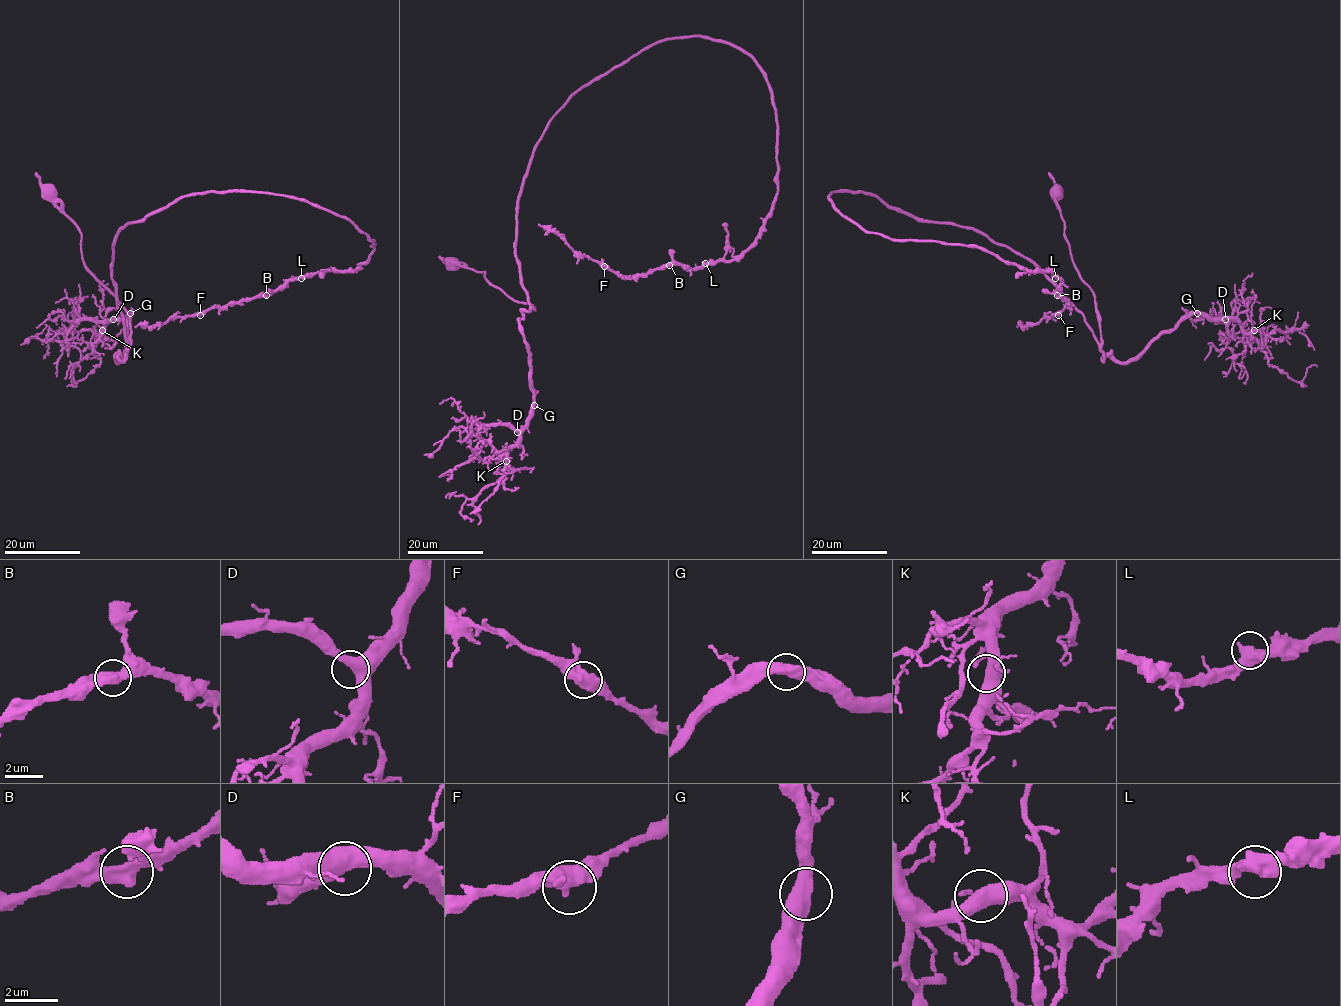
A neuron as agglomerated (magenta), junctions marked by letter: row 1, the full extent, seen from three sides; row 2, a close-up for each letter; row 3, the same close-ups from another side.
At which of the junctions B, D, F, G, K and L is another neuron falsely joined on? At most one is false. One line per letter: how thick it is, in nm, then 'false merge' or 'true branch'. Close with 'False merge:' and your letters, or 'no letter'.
B: 500 nm thick; true branch
D: 550 nm thick; true branch
F: 600 nm thick; true branch
G: 550 nm thick; true branch
K: 550 nm thick; true branch
L: 550 nm thick; true branch
False merge: no letter

